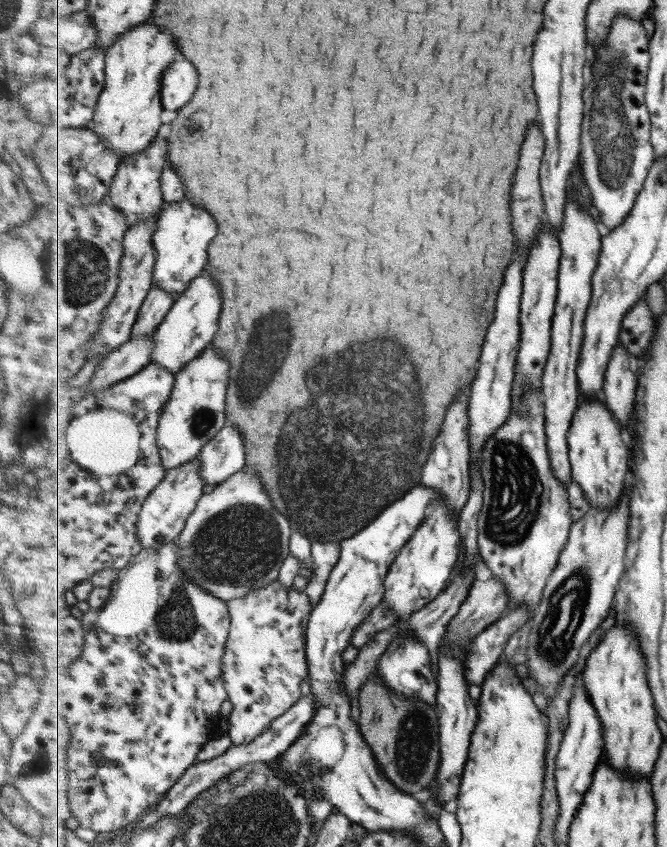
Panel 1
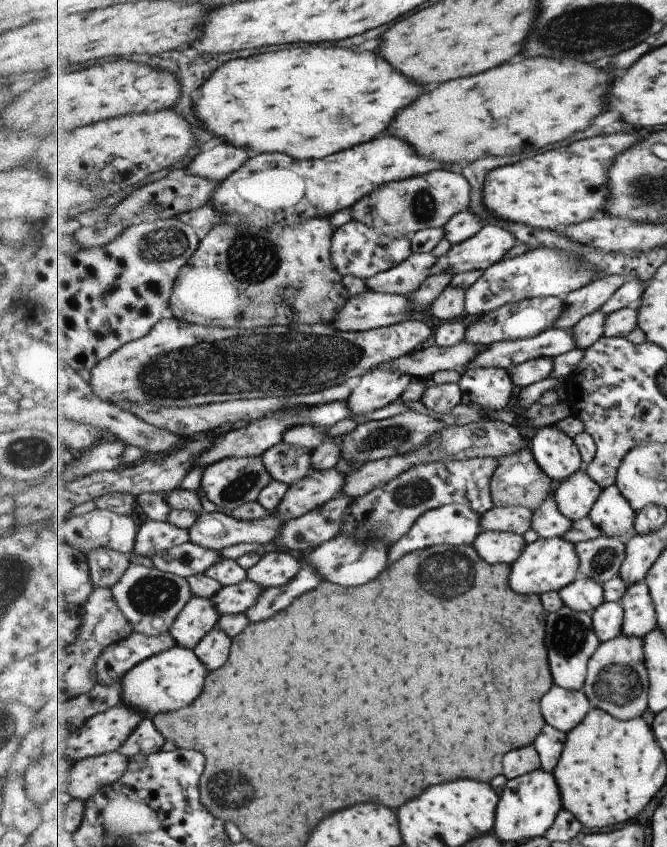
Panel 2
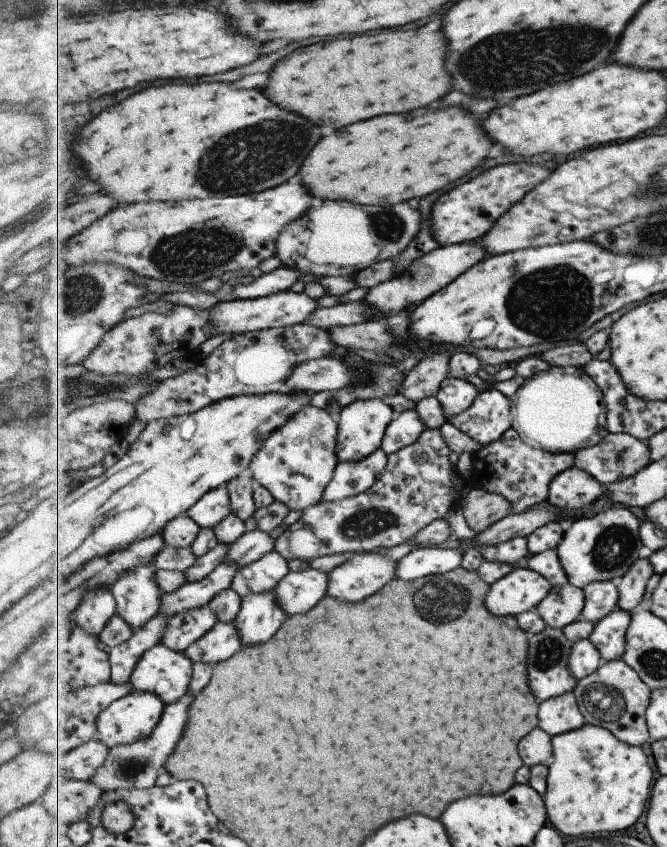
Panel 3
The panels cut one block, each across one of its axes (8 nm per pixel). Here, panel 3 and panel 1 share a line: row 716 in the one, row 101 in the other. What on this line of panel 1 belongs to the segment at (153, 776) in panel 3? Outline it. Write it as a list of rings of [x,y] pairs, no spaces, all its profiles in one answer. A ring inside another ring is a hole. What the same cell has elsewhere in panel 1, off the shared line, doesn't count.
[[[179,58],[172,62],[162,78],[163,107],[175,111],[183,108],[199,88],[197,84],[199,74],[189,60]]]

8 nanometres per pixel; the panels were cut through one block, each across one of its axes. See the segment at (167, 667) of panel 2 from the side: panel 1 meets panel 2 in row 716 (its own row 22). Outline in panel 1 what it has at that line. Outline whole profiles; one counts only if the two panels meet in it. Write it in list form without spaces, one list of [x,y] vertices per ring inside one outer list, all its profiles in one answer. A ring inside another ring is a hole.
[[[152,21],[143,22],[126,34],[122,34],[120,39],[115,41],[114,46],[106,50],[106,85],[95,109],[95,118],[90,128],[98,132],[99,138],[106,146],[120,156],[120,163],[138,152],[148,150],[150,144],[158,138],[164,125],[161,120],[161,112],[165,109],[162,98],[162,78],[167,67],[179,58],[181,55],[178,38],[170,30],[164,30]]]

